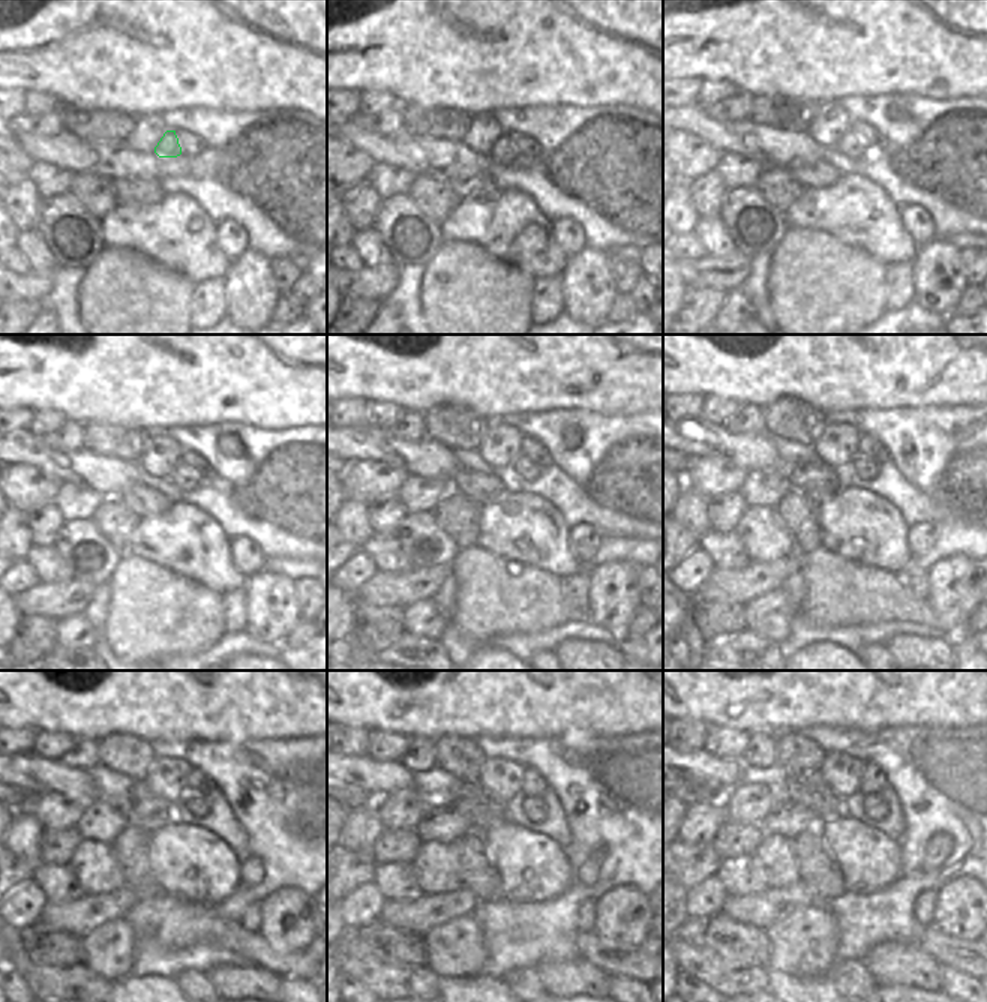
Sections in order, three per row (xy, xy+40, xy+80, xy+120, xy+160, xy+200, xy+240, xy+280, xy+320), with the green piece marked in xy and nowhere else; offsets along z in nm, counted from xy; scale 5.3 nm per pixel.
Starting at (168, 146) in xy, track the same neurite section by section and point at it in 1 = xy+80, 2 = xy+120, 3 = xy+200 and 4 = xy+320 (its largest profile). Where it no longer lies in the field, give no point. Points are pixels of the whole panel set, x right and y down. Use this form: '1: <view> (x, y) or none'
1: xy+80 (851, 146)
2: xy+120 (185, 477)
3: xy+200 (869, 470)
4: xy+320 (875, 806)

